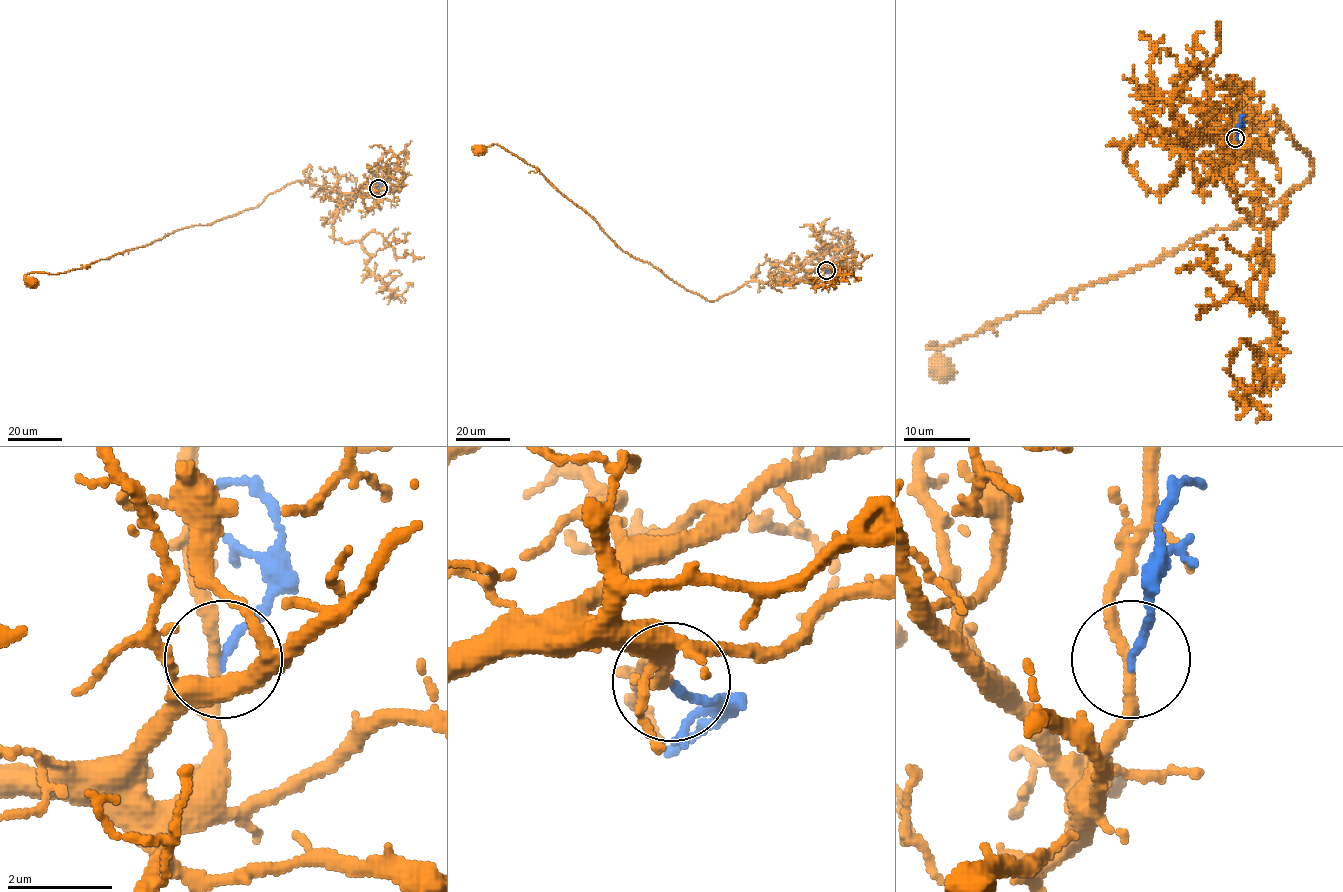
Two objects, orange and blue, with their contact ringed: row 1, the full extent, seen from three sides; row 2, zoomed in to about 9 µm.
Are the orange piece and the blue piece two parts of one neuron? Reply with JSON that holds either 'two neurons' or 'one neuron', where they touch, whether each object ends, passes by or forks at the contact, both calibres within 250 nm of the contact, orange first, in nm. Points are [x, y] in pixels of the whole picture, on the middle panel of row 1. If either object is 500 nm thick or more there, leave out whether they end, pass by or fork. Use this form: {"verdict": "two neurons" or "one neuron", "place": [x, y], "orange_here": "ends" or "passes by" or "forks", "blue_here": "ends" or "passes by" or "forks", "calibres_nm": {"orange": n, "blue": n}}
{"verdict": "two neurons", "place": [826, 270], "orange_here": "forks", "blue_here": "ends", "calibres_nm": {"orange": 170, "blue": 150}}

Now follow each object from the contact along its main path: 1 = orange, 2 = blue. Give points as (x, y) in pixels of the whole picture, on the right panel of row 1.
1: (1236, 138), (1231, 156), (1256, 145), (1266, 120), (1282, 126), (1312, 173), (1152, 263), (932, 343), (939, 371)
2: (1236, 138), (1239, 120), (1244, 116)

